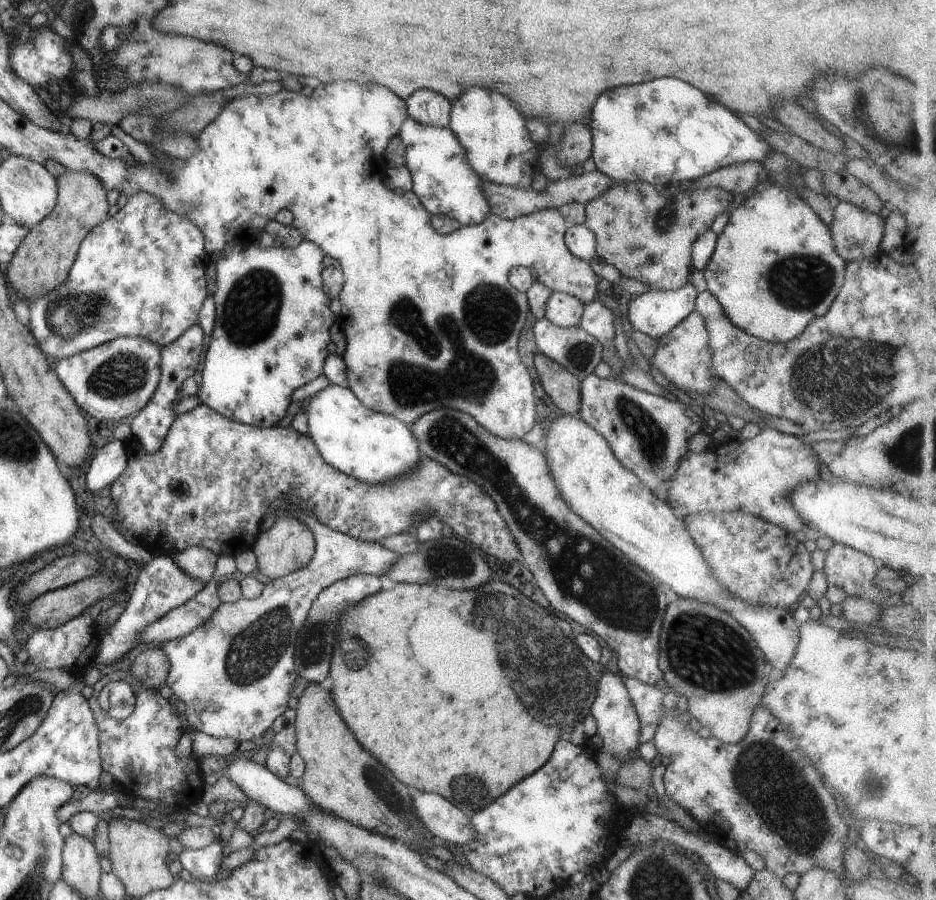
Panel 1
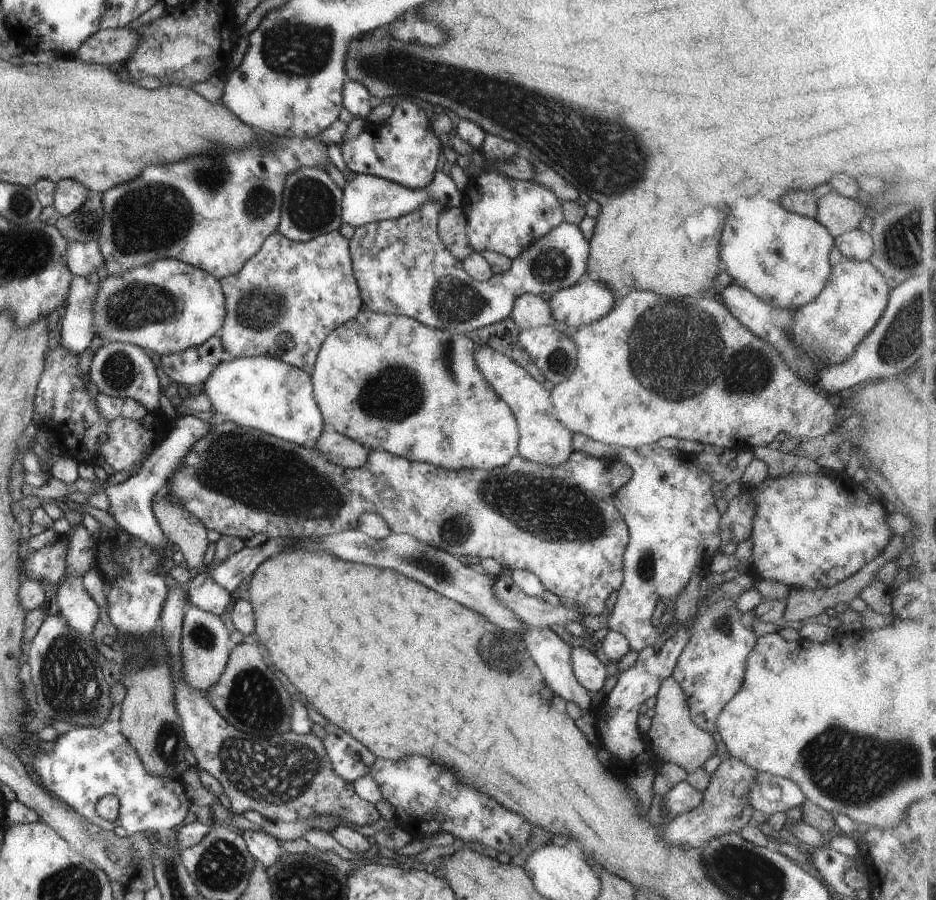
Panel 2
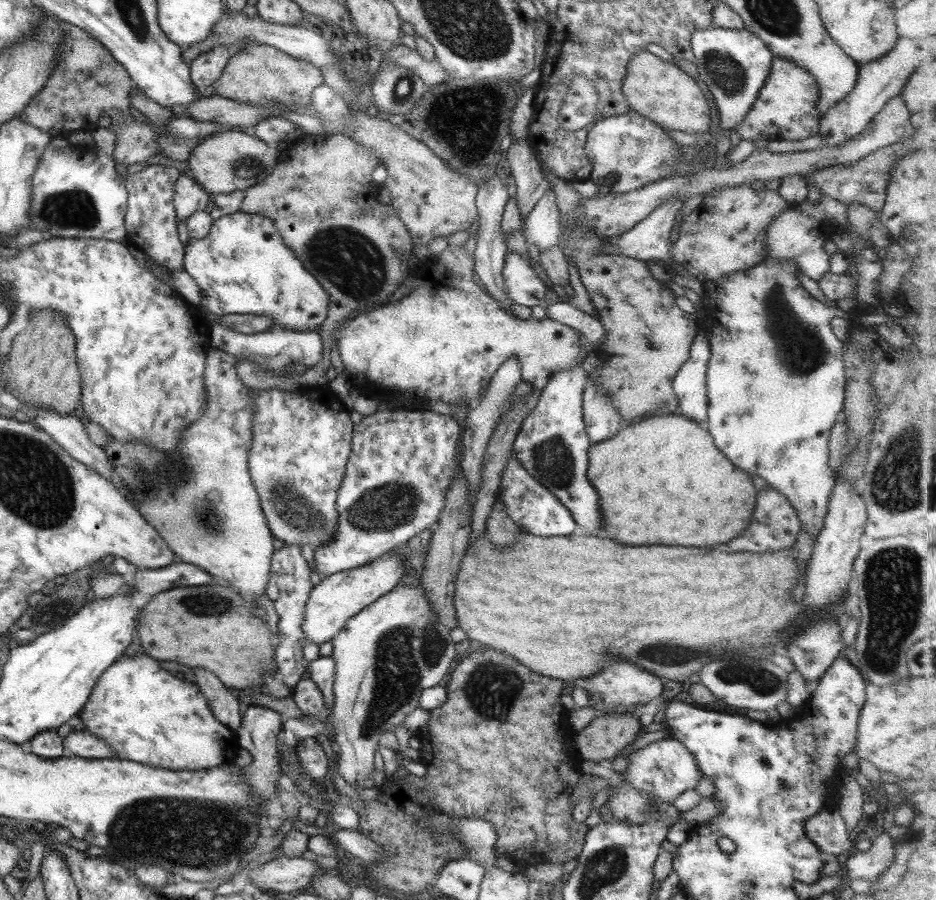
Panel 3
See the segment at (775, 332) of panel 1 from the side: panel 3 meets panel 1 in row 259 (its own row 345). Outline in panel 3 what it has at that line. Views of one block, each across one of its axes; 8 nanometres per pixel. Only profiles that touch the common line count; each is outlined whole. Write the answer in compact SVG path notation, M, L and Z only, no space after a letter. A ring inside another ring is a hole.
M766 257L764 261L751 268L741 269L739 272L731 272L719 276L715 280L702 282L703 295L700 304L703 310L707 312L703 322L711 322L711 324L705 324L705 332L707 332L707 339L709 339L709 358L707 358L705 364L707 412L705 420L697 422L697 425L703 426L709 432L709 436L713 438L719 452L723 456L727 456L727 460L733 466L737 466L739 470L745 470L751 476L763 478L766 484L773 486L777 492L781 492L789 501L789 504L795 508L801 531L806 533L814 542L817 534L821 531L824 516L827 512L827 502L829 502L830 492L833 490L833 484L835 484L835 472L827 465L828 440L830 428L841 416L846 378L843 362L843 342L833 334L830 327L830 321L840 317L841 313L809 295L795 277L797 270L797 263L789 259Z

